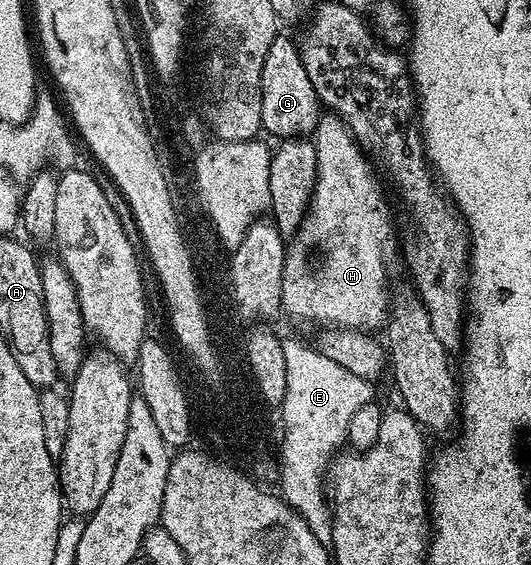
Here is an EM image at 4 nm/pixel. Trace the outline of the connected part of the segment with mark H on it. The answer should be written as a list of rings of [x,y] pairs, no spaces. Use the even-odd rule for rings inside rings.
[[[326,114],[319,119],[317,128],[314,129],[312,133],[312,139],[314,142],[314,149],[316,150],[316,162],[318,163],[318,177],[316,178],[316,182],[314,183],[314,192],[310,196],[310,207],[306,209],[306,216],[302,219],[302,225],[300,227],[294,229],[293,236],[289,237],[287,246],[286,246],[286,257],[284,258],[284,268],[282,270],[282,305],[281,311],[284,313],[287,312],[290,316],[295,316],[298,320],[315,320],[318,324],[330,324],[326,326],[333,326],[338,330],[349,330],[351,332],[363,332],[365,334],[373,333],[375,330],[373,328],[381,329],[383,325],[387,323],[388,320],[388,296],[386,300],[386,255],[390,252],[390,243],[394,240],[394,216],[390,213],[390,204],[386,201],[386,196],[382,193],[382,188],[378,185],[378,180],[374,177],[374,172],[376,173],[376,168],[373,163],[368,159],[365,152],[362,151],[362,148],[359,146],[357,141],[354,140],[353,134],[347,130],[346,124],[339,116],[335,116],[333,114]]]

